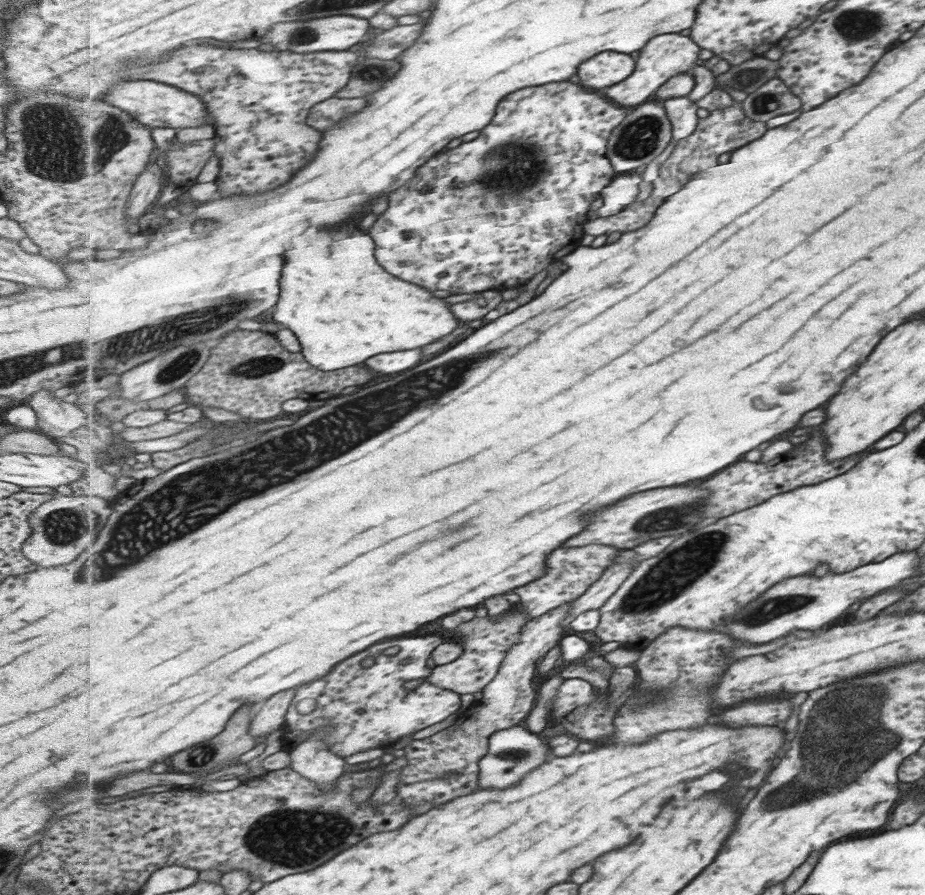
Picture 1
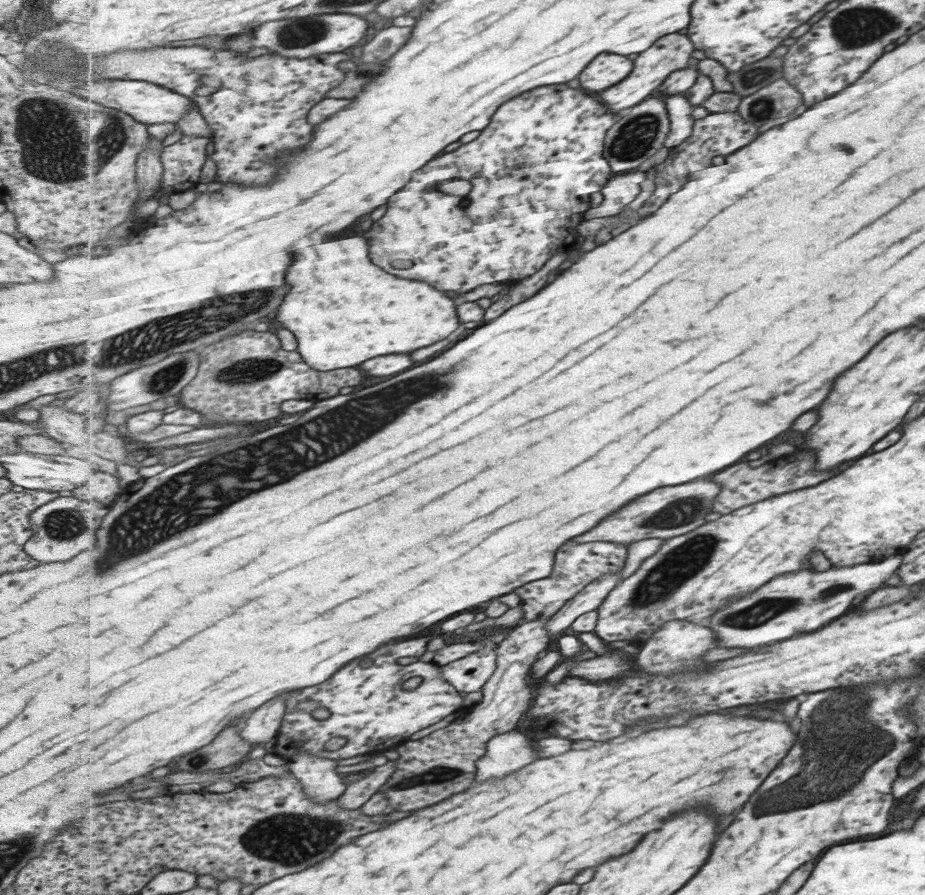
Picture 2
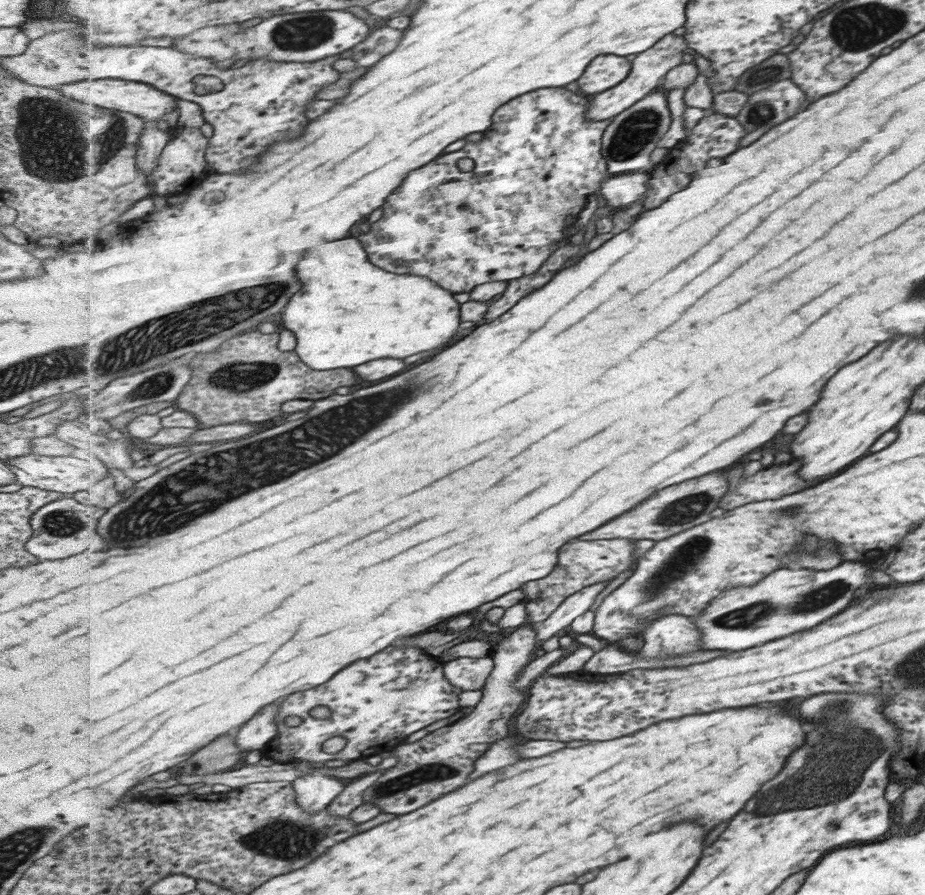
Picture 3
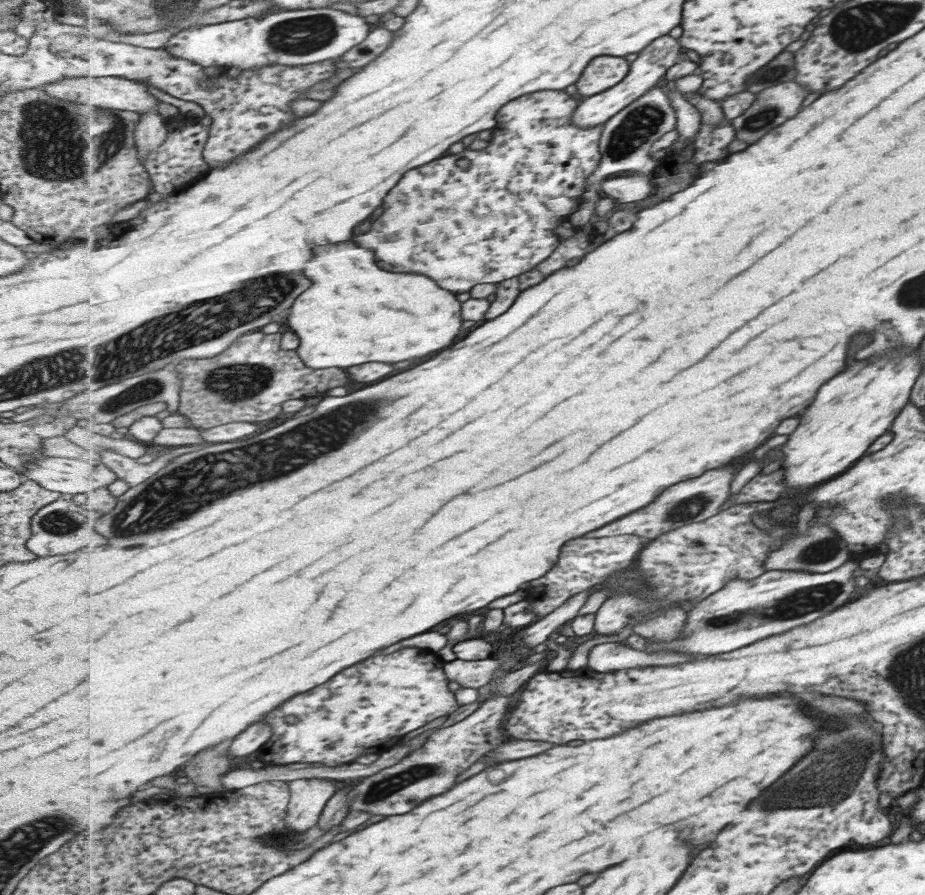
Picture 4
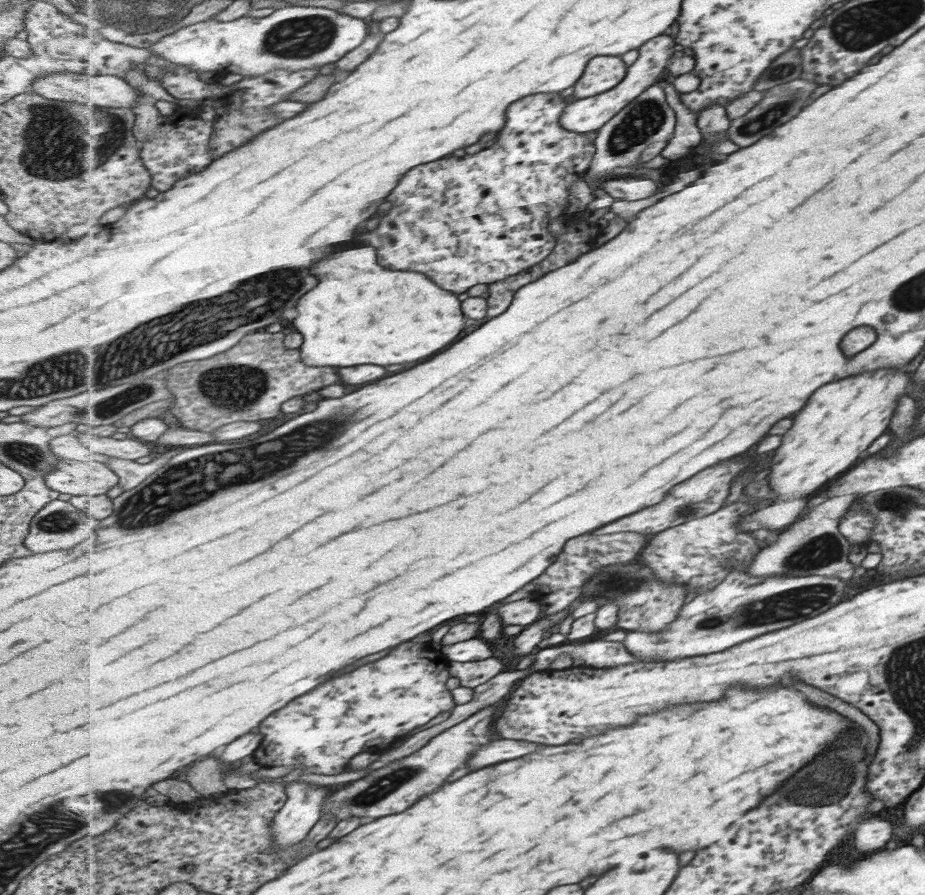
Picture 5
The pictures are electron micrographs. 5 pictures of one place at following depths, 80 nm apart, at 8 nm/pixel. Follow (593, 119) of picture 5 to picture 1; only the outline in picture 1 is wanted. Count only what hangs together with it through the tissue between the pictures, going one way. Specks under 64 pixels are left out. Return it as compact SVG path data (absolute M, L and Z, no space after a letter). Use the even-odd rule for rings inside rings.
M665 34L665 36L655 36L641 52L639 62L636 64L637 72L628 79L622 80L621 84L607 88L605 94L611 98L611 102L621 104L622 107L637 107L647 102L647 98L656 94L673 76L691 72L699 60L699 52L701 52L701 45L698 45L690 35Z

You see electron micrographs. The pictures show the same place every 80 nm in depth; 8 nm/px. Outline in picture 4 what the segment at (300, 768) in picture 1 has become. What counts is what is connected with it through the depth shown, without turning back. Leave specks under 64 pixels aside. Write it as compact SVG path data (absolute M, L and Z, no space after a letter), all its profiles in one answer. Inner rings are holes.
M317 777L291 782L290 789L292 795L286 821L296 833L307 832L317 825L327 803L339 790L337 781Z

